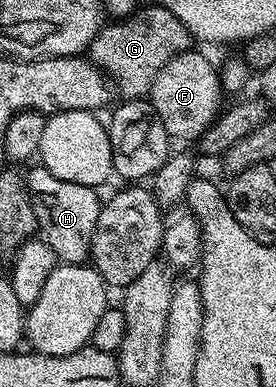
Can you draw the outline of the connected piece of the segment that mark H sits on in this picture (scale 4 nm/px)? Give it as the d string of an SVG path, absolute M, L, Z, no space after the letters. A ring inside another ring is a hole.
M36 166L27 172L27 192L31 197L37 214L40 235L49 244L56 259L62 264L85 264L90 259L89 247L95 234L95 226L99 222L99 214L103 207L102 197L97 197L98 189L87 185L77 185L75 182L64 181L51 174L51 170Z

